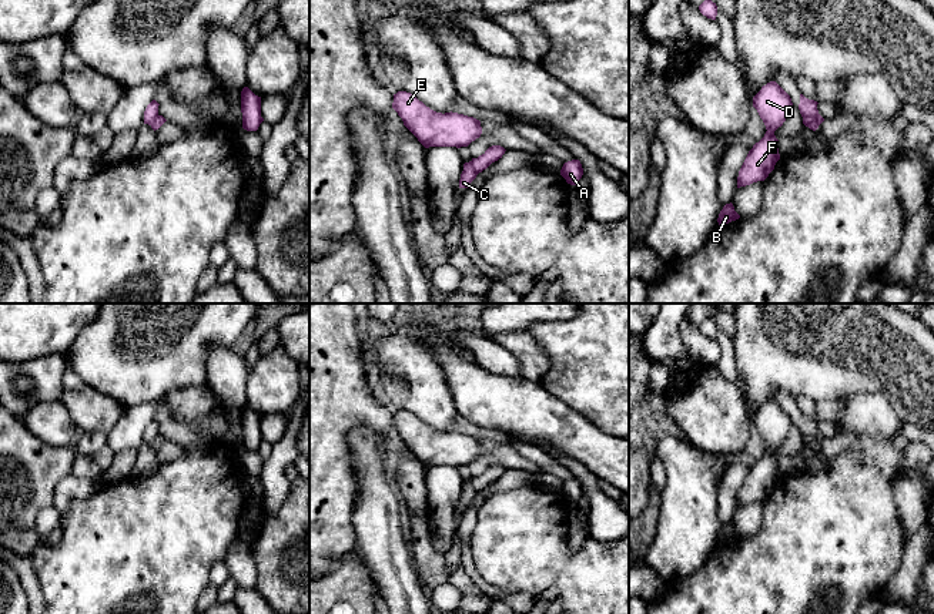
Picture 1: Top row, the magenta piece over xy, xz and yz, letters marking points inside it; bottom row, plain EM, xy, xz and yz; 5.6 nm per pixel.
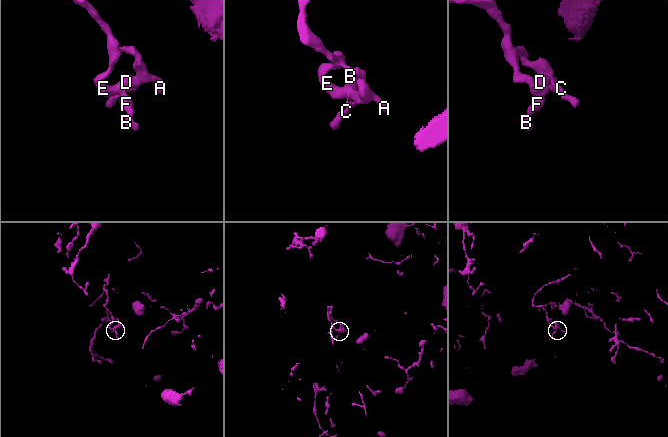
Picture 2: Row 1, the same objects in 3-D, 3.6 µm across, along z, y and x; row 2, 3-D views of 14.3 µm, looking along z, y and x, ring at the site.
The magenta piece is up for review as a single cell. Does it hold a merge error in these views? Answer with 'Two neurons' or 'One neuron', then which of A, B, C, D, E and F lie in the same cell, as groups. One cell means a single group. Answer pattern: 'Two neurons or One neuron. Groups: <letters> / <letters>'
Two neurons. Groups: A B D E F / C

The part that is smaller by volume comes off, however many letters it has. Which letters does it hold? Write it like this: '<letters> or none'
A, B, D, E, F

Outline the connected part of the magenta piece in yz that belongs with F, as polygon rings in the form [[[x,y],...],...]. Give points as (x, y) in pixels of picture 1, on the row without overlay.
[[[770,400],[753,416],[753,426],[766,444],[764,456],[749,470],[737,496],[737,507],[764,500],[780,479],[774,450],[783,444],[793,427],[790,415]]]

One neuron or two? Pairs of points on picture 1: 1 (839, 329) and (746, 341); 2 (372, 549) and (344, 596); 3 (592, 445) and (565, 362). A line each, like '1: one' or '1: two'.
1: one
2: two
3: two

